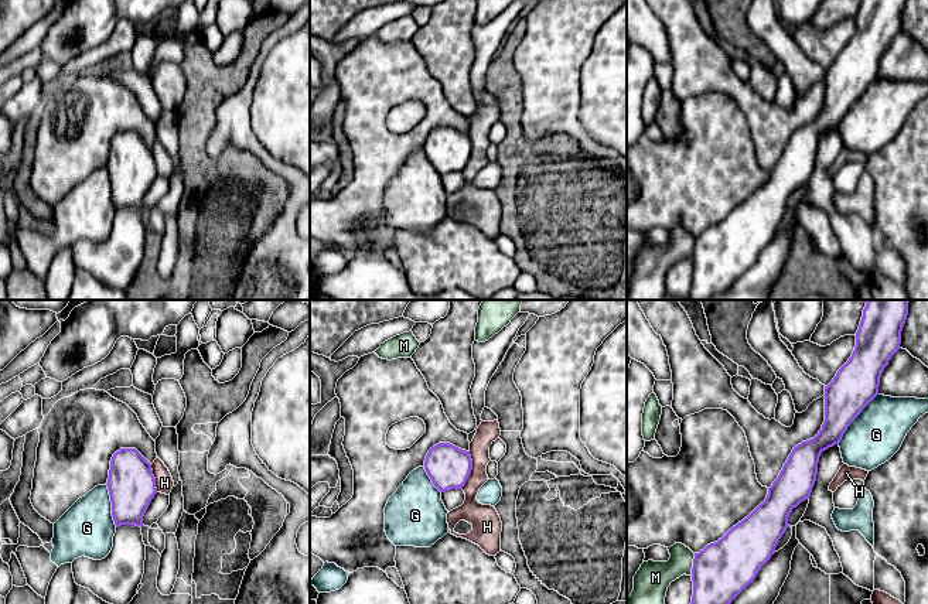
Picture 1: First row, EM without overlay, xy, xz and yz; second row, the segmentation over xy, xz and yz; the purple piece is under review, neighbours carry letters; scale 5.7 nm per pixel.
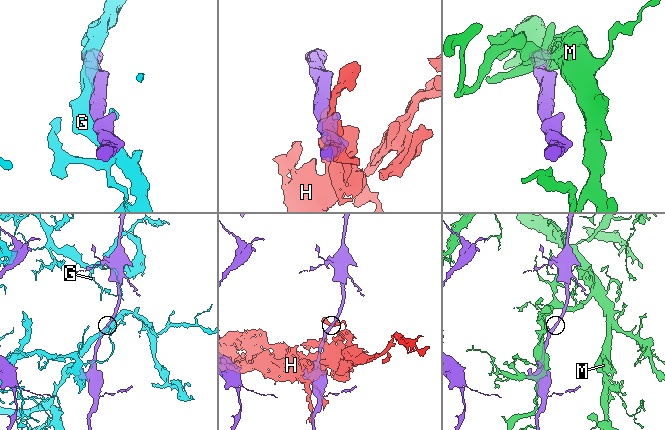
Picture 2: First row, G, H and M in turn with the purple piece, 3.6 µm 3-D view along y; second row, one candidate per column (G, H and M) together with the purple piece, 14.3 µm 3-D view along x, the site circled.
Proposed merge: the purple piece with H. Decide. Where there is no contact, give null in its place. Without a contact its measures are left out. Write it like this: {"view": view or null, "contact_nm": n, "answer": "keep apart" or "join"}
{"view": "xz", "contact_nm": 220, "answer": "keep apart"}

